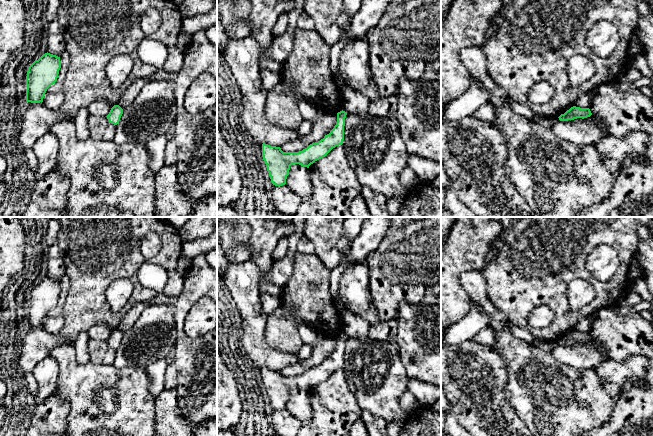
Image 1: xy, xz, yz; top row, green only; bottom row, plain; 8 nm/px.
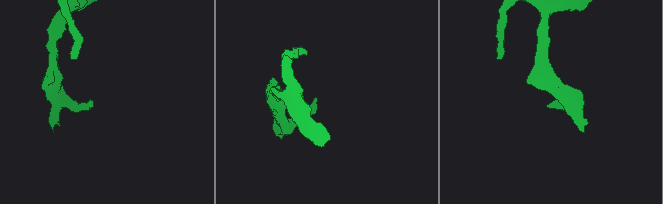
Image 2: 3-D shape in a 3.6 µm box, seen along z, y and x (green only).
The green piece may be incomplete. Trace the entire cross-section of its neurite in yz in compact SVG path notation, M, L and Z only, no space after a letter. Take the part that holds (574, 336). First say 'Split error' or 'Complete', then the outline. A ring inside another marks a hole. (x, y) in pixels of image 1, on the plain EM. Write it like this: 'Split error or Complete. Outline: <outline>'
Complete. Outline: M573 330L567 334L564 338L561 338L558 342L560 345L574 344L577 342L587 342L592 339L589 332L580 332Z

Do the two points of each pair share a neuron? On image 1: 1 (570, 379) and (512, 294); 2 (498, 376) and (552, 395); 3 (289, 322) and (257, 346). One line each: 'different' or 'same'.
1: different
2: different
3: different

